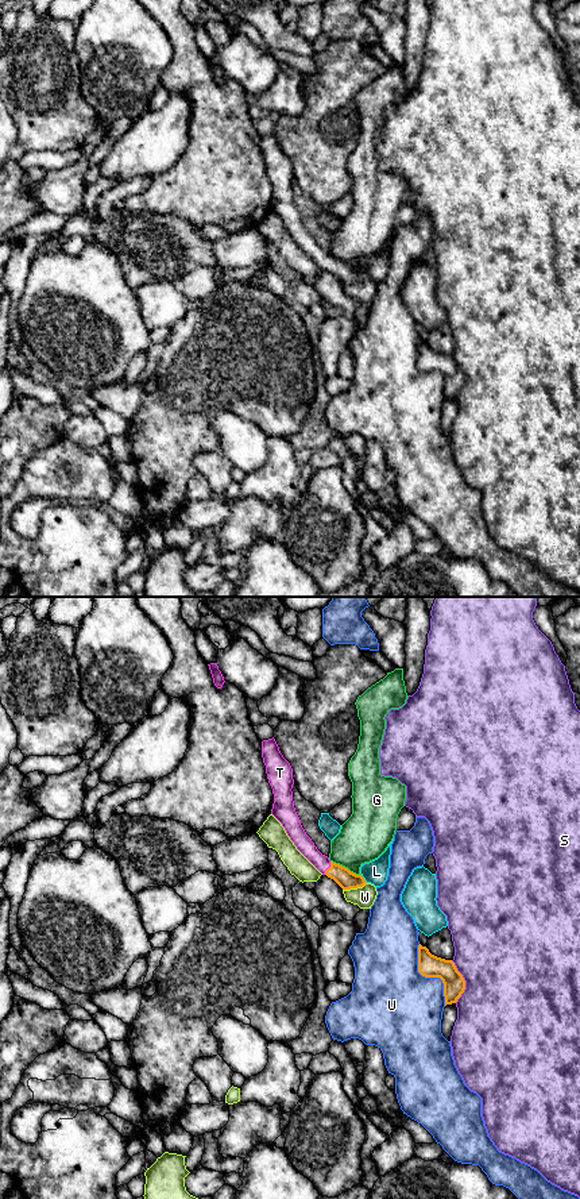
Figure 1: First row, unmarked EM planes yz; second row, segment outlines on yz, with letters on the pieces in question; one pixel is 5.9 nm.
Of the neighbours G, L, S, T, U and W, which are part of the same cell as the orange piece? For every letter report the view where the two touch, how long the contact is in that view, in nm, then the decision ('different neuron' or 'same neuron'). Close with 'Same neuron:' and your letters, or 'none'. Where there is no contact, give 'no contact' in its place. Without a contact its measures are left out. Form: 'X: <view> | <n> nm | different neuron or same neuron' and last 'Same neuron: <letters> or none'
G: yz | 200 nm | different neuron
L: yz | 60 nm | different neuron
S: yz | 260 nm | different neuron
T: yz | 90 nm | same neuron
U: yz | 400 nm | different neuron
W: yz | 150 nm | different neuron
Same neuron: T

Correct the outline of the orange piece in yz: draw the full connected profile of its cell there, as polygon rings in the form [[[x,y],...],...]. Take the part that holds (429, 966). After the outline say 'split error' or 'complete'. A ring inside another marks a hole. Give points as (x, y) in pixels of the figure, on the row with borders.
[[[418,945],[418,972],[425,978],[440,978],[444,983],[445,1006],[456,1003],[465,990],[465,980],[452,960],[437,957]]]; complete

